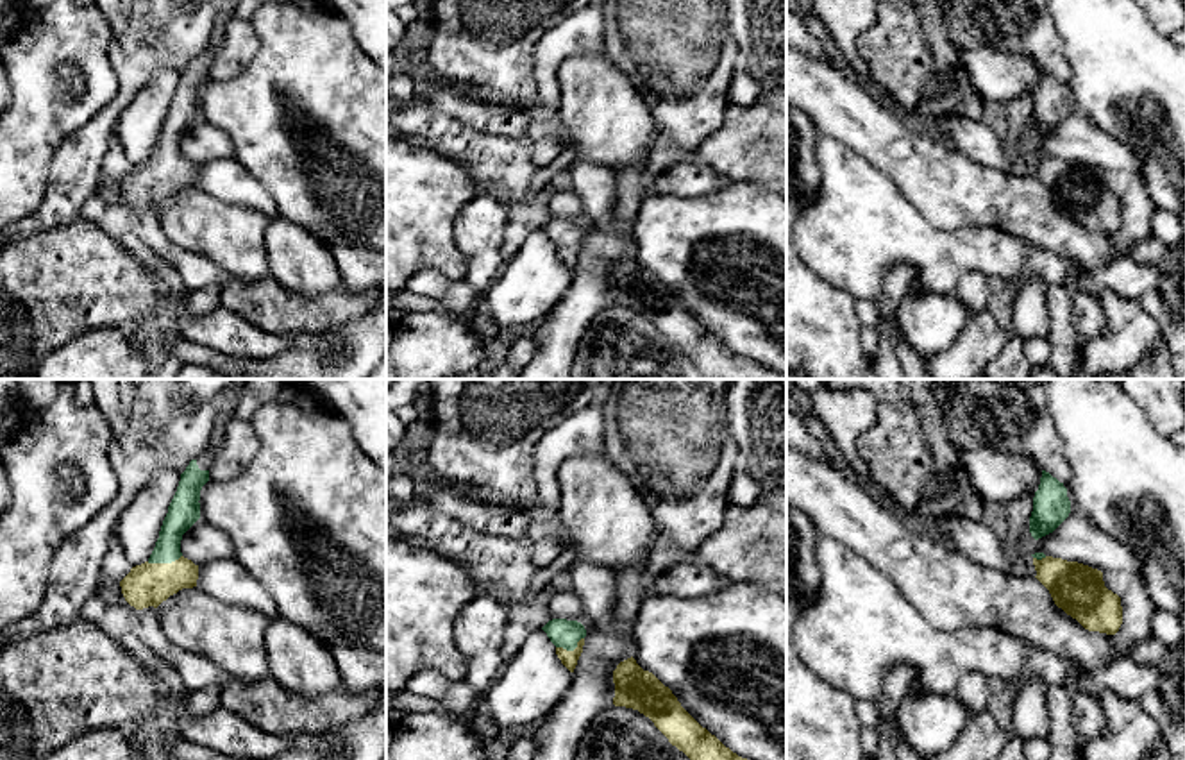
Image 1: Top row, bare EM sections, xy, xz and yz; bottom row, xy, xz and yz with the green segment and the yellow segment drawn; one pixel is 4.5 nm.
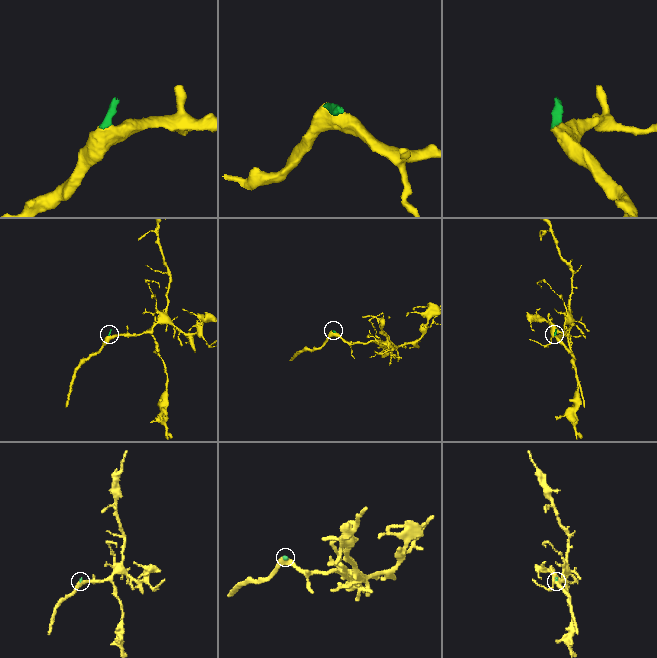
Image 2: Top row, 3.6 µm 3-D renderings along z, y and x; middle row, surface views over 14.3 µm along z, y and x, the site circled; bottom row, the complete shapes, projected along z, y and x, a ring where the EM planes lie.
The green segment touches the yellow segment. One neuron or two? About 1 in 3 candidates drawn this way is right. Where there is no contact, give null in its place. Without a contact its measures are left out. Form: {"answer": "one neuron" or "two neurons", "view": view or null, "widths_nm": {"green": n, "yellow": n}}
{"answer": "one neuron", "view": "xy", "widths_nm": {"green": 140, "yellow": 190}}

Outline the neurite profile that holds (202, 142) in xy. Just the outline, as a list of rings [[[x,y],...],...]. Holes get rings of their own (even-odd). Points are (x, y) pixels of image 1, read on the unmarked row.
[[[202,116],[182,134],[181,152],[195,165],[232,157],[231,138]]]

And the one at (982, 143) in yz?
[[[962,116],[933,118],[922,123],[929,132],[947,136],[969,159],[1017,177],[1035,177],[1030,152],[1010,156],[1001,132],[983,122]]]

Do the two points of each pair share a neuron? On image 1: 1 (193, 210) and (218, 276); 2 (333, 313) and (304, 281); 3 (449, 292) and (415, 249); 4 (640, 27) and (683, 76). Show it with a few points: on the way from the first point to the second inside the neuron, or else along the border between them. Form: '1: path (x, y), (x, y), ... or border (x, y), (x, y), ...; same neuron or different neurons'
1: border (177, 249), (208, 256), (229, 276); different neurons
2: border (279, 283), (306, 295), (324, 295), (342, 285); different neurons
3: border (463, 281), (422, 269), (404, 288); different neurons
4: path (653, 40), (676, 63); same neuron

